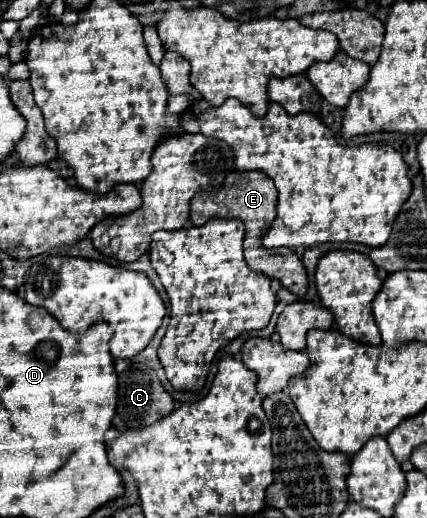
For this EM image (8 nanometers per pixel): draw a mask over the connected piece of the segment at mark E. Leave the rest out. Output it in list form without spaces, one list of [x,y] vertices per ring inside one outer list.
[[[231,172],[223,188],[213,194],[199,192],[191,200],[191,222],[193,226],[203,226],[209,218],[239,218],[245,222],[245,228],[251,230],[251,242],[261,242],[261,236],[271,228],[275,220],[277,190],[275,184],[259,172]]]

